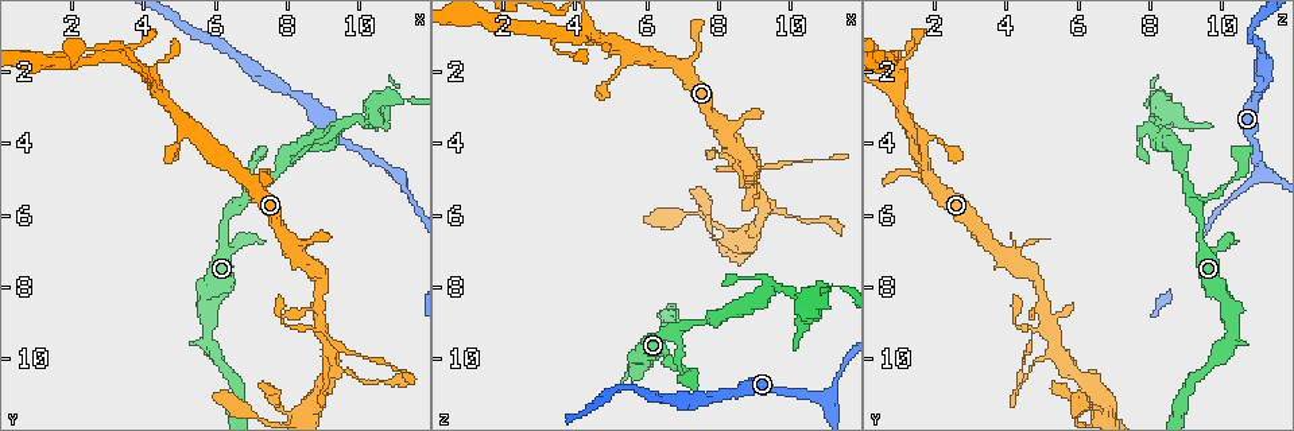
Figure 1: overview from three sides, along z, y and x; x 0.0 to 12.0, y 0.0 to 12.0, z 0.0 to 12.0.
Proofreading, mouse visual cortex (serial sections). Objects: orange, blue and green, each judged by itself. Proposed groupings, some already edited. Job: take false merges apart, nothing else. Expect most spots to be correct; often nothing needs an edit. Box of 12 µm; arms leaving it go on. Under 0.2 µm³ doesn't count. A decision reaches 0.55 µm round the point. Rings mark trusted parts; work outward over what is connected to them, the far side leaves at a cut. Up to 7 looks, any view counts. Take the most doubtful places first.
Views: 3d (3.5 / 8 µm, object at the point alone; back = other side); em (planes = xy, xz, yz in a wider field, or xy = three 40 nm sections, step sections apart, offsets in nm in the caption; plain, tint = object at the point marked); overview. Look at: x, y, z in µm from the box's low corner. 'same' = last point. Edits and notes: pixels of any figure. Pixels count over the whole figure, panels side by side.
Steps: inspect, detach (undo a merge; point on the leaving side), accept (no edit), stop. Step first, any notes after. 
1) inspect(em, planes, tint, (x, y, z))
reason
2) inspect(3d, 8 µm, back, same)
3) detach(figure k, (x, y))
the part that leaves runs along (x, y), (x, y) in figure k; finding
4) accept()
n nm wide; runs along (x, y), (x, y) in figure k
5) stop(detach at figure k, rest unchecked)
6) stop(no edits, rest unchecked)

inspect(3d, 8 µm, (10.9, 4.8, 11.1))
three arms meet

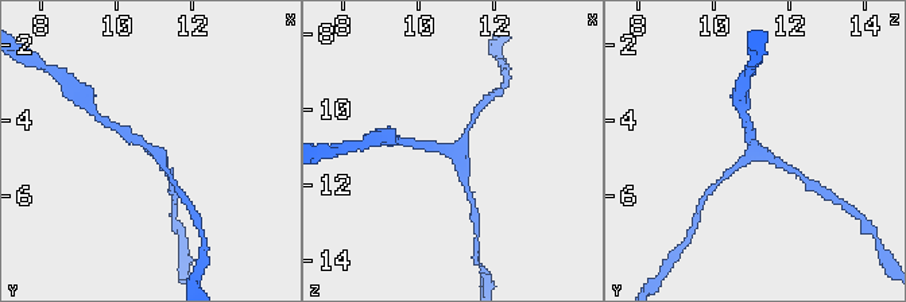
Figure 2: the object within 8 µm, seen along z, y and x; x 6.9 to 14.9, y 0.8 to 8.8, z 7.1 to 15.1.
inspect(3d, 3.5 µm, (10.8, 4.8, 11.1))
zoom in

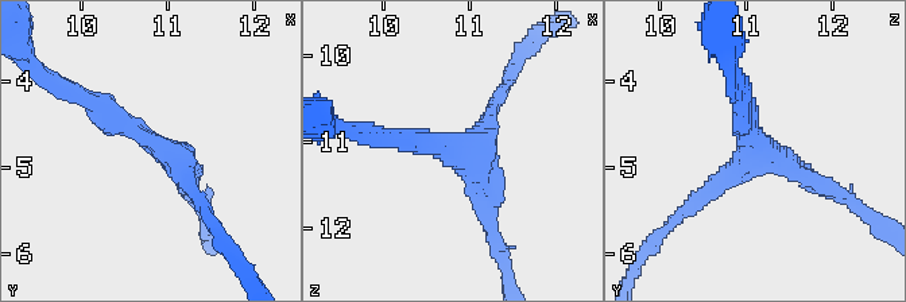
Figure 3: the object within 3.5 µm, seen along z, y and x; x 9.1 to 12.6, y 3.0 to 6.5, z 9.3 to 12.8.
inspect(em, xy, step 3, tint, (10.90, 4.75, 11.15))
need the tissue

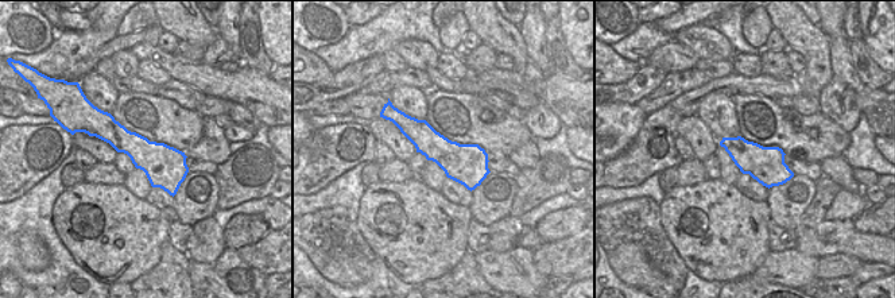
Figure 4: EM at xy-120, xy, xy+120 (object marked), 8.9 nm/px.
accept()
3 arms; runs along (82, 99), (165, 148), (198, 198) in figure 3; one cell here

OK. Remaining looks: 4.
inspect(3d, 3.5 µm, (4.3, 2.5, 1.1))
three arms meet

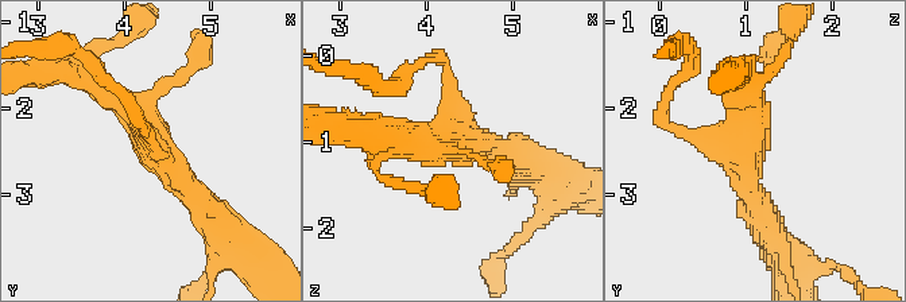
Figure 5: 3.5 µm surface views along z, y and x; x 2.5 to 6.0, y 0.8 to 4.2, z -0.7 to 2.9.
accept()
one cell here

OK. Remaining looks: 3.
inspect(3d, 8 µm, (6.3, 6.3, 9.5))

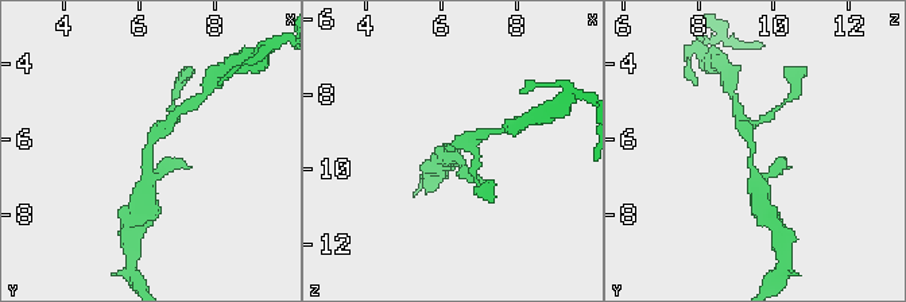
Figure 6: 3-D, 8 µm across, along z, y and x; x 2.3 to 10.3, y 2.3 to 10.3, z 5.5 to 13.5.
inspect(em, xy, step 2, tint, (6.3, 6.5, 9.4))
arms of 350, 450 nm; now the EM

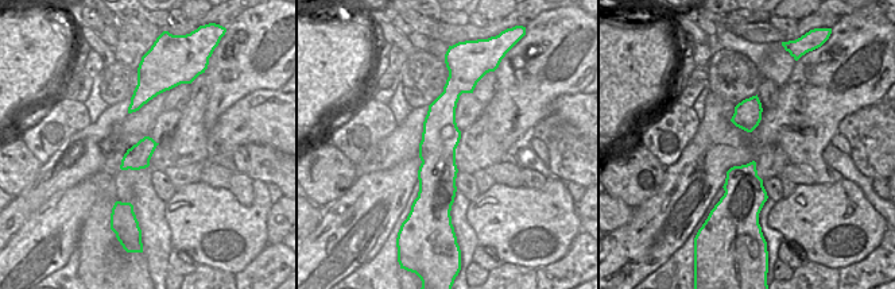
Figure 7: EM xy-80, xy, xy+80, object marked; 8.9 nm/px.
accept()
runs along (146, 193), (148, 146), (167, 124) in figure 6; one cell here

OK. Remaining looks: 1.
stop(no edits, rest unchecked)

